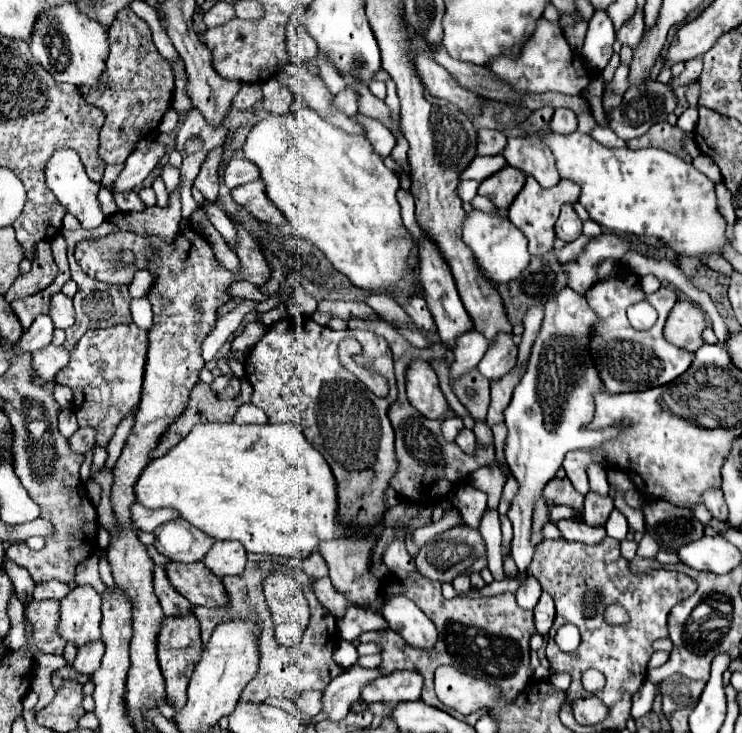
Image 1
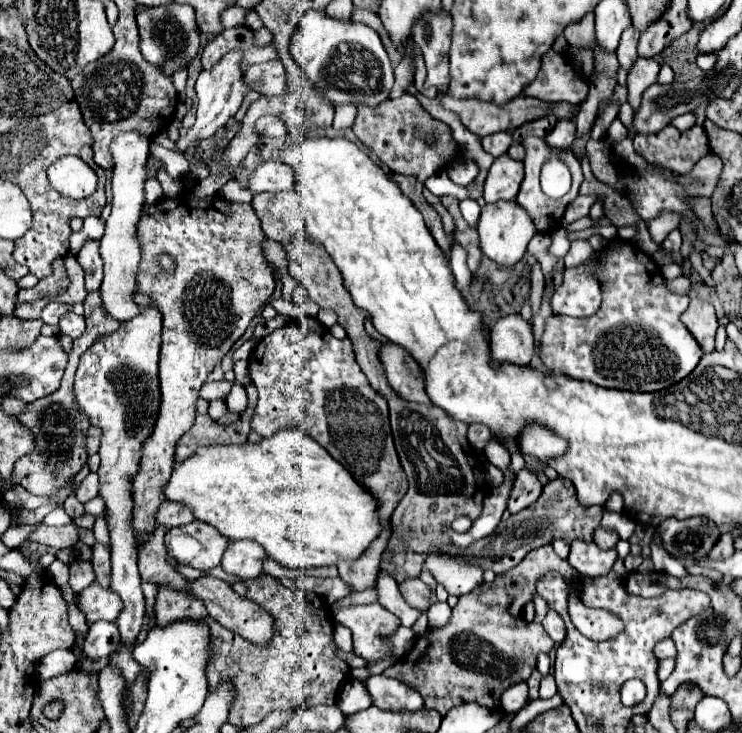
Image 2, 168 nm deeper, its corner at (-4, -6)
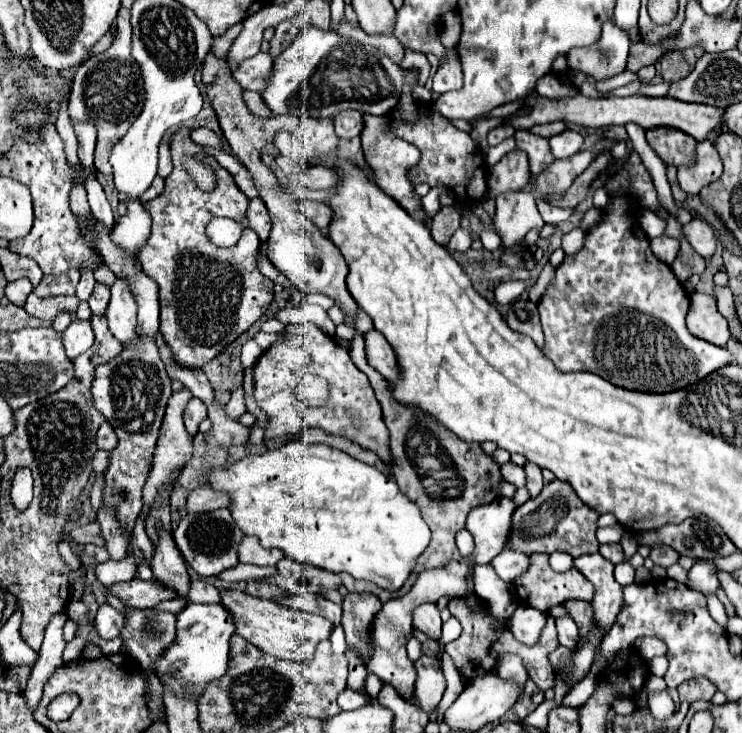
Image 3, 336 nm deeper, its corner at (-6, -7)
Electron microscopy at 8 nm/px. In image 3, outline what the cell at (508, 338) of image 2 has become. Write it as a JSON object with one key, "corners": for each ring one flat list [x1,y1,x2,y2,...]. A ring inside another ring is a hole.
{"corners":[[514,301,508,315,506,315,506,323,510,325,510,329,524,333,528,337,532,337,532,341,542,347,544,345,544,333,540,327,540,317,538,317,538,307,532,301]]}

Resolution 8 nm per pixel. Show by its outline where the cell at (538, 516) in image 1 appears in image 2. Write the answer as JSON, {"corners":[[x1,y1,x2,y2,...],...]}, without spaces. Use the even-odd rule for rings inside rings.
{"corners":[[546,544,538,550,528,552,526,558,516,568,508,570,506,574,496,576,492,584,484,582,482,586,474,588,470,594,460,596,460,602,452,608,450,622,444,628,428,628,424,632,424,637,416,638,414,648,404,658,400,658,392,668,384,670,384,674,396,680,402,680,414,690,418,690,424,698,424,706,438,710,442,716,448,714,448,710,452,710,454,706,460,706,464,702,478,702,486,708,500,708,502,692,510,688,512,684,528,680,532,670,536,668,536,654,548,652,554,646,552,638,542,630,542,626,538,626,536,622,526,622,520,614,522,606,530,602,532,594,536,592,534,588,536,580,544,576,546,570,558,570,570,578,576,574,576,570,568,566,566,560,554,554,552,544]]}

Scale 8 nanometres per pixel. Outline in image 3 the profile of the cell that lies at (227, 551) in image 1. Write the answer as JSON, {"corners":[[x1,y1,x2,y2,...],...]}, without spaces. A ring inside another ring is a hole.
{"corners":[[244,537,240,547,238,547,238,557,240,563,252,563,252,565,276,565,282,557,284,551,280,549,264,549,256,537]]}

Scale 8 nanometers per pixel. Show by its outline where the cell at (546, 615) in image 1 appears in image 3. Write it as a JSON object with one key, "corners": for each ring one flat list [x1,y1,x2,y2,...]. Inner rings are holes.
{"corners":[[558,617,556,619,556,627,558,627,558,639,560,639,560,645,568,647,568,649,576,649,578,641,580,641,580,631,574,623,572,617]]}

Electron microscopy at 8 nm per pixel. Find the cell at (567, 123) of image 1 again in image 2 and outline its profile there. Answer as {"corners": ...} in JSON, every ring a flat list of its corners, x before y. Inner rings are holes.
{"corners":[[558,120,558,124,554,126,554,130,546,136,546,142,550,146,558,146,558,148,566,148,574,142,574,134,576,134,576,124,572,120]]}

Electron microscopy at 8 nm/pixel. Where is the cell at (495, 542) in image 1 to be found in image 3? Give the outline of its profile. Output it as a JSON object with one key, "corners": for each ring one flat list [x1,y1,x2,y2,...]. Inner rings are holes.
{"corners":[[512,461,504,463,502,465,502,475,508,483,514,483,516,487,522,487,526,483,526,475,524,475,524,469,520,465,514,465]]}

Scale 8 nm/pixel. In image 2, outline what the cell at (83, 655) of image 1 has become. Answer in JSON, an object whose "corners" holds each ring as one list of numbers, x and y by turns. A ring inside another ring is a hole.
{"corners":[[94,622,84,640,84,654,90,660,110,656,120,642,116,622]]}

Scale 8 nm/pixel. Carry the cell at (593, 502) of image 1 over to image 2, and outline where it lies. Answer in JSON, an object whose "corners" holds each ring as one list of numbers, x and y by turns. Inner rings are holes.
{"corners":[[598,526,598,528,594,530,594,542,596,542,600,548,614,548,616,542,618,542,618,534,616,534,616,530,612,530,612,528,602,528,602,526]]}

